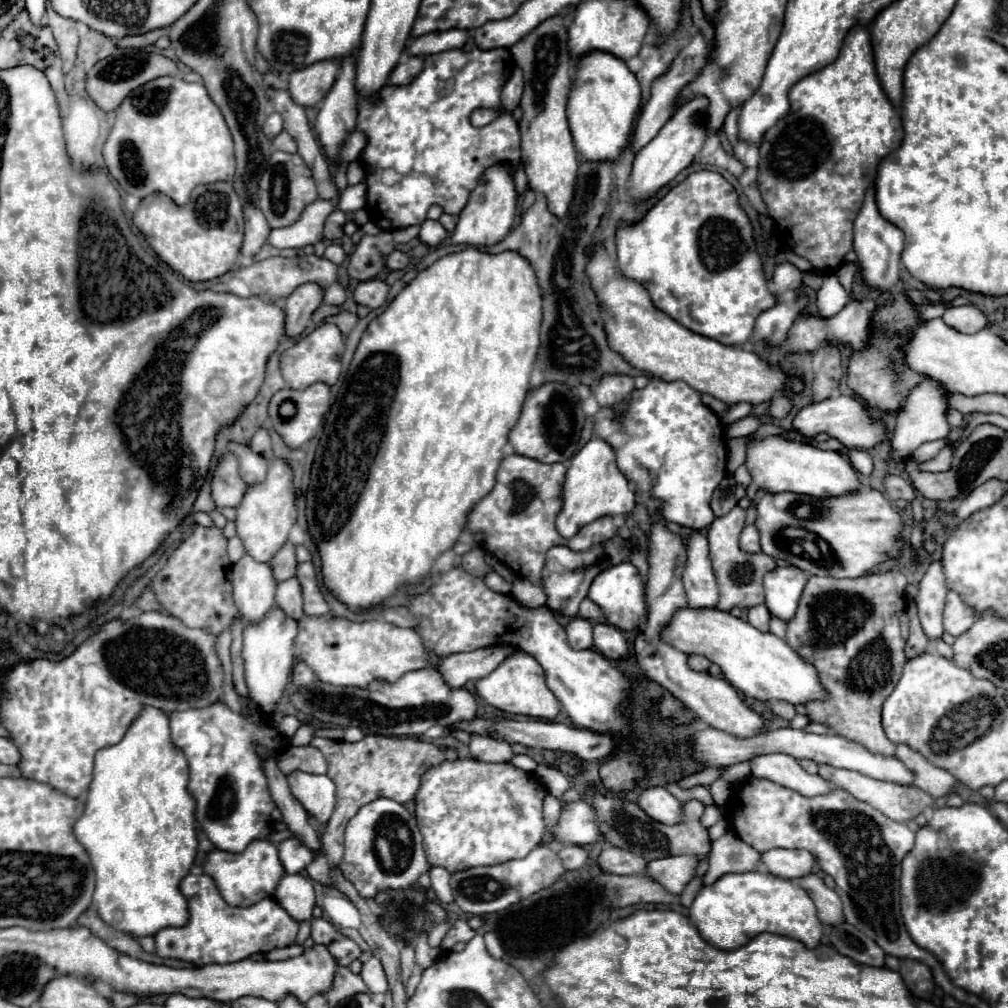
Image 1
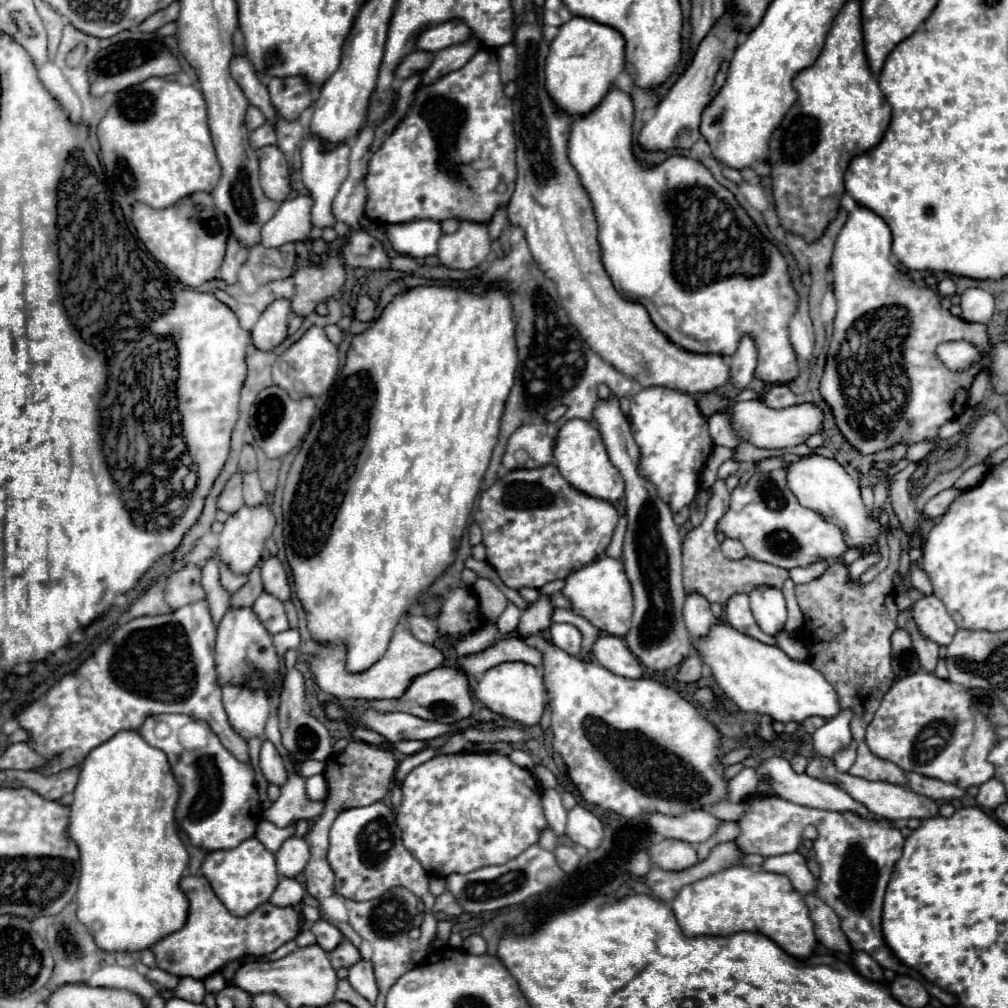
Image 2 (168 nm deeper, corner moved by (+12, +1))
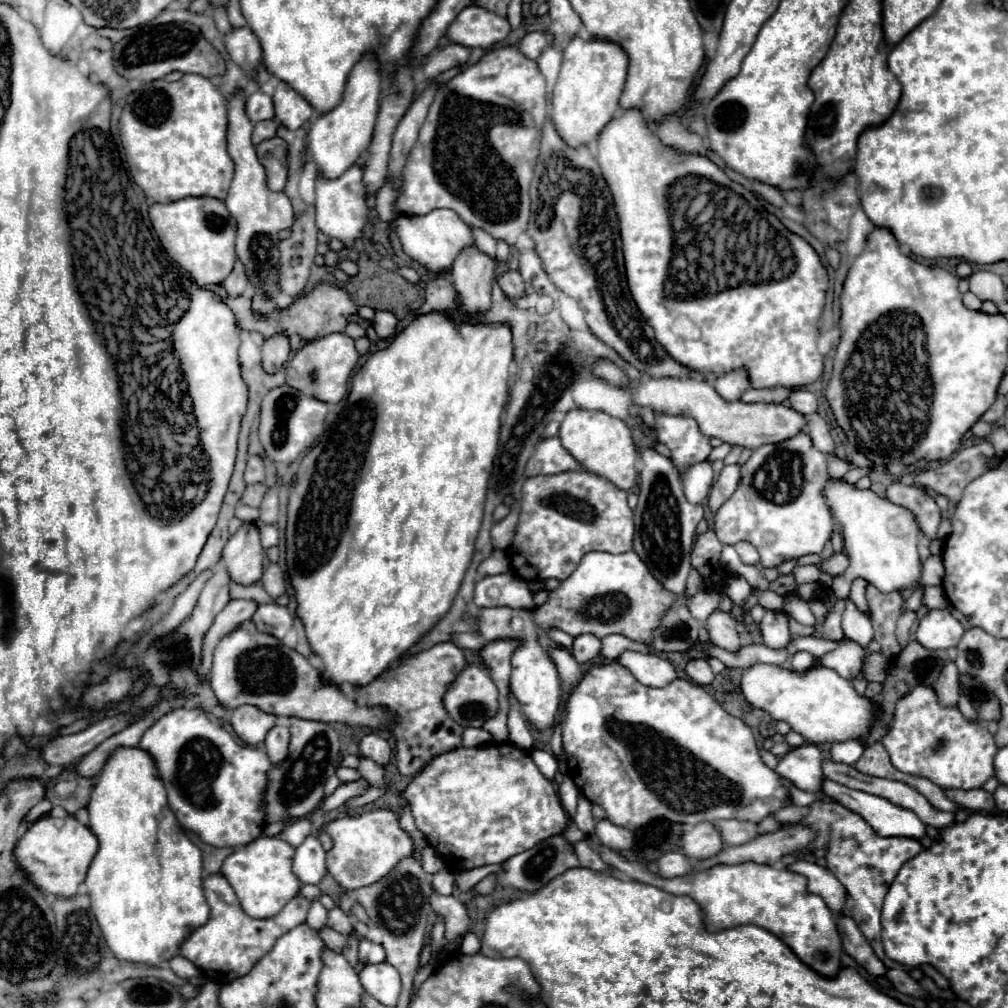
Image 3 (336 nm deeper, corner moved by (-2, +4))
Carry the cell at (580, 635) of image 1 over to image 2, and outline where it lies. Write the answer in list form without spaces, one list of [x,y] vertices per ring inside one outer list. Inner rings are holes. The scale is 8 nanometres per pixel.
[[[552,624],[550,626],[550,640],[554,646],[564,650],[570,656],[576,656],[582,646],[582,634],[572,624]]]

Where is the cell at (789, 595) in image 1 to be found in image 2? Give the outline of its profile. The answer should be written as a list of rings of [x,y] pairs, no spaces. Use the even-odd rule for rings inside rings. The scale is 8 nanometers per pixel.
[[[760,586],[750,594],[750,610],[764,634],[778,634],[786,622],[786,602],[780,590]]]

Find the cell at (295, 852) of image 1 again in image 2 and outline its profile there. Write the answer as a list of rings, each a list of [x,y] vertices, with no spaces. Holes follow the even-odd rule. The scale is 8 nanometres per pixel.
[[[292,836],[276,852],[278,874],[284,878],[296,878],[298,874],[304,872],[308,860],[310,860],[310,850],[306,848],[306,840]]]

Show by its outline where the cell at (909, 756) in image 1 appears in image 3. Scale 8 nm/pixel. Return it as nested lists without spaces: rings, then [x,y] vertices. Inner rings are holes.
[[[944,789],[944,795],[954,801],[956,805],[968,809],[968,811],[990,811],[994,809],[994,799],[984,789]]]

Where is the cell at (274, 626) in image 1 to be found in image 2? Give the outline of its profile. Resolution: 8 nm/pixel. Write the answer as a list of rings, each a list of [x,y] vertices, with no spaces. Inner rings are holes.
[[[222,686],[222,702],[236,734],[244,740],[264,736],[264,726],[270,716],[270,704],[264,690]]]

